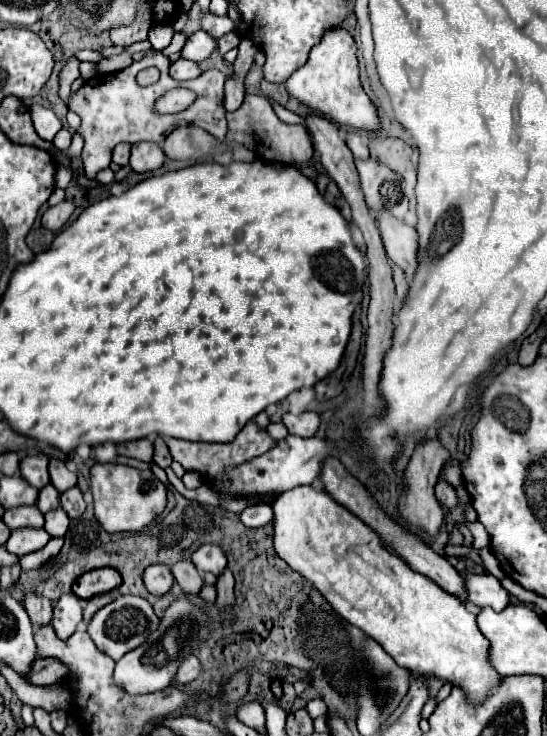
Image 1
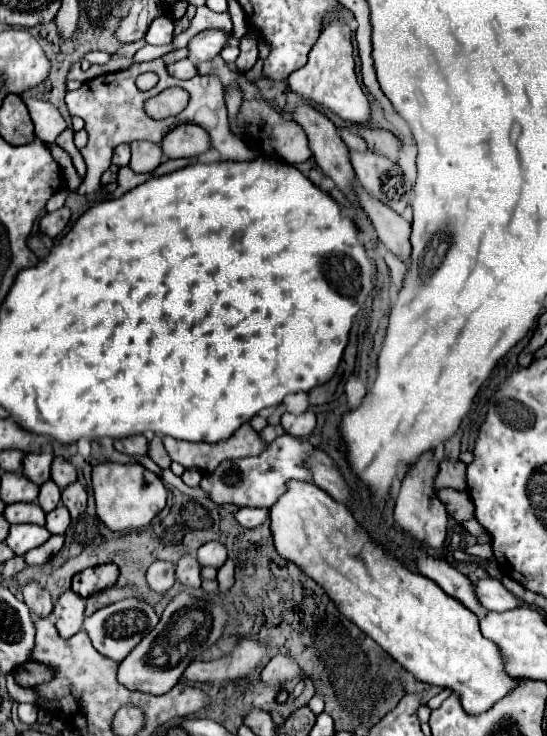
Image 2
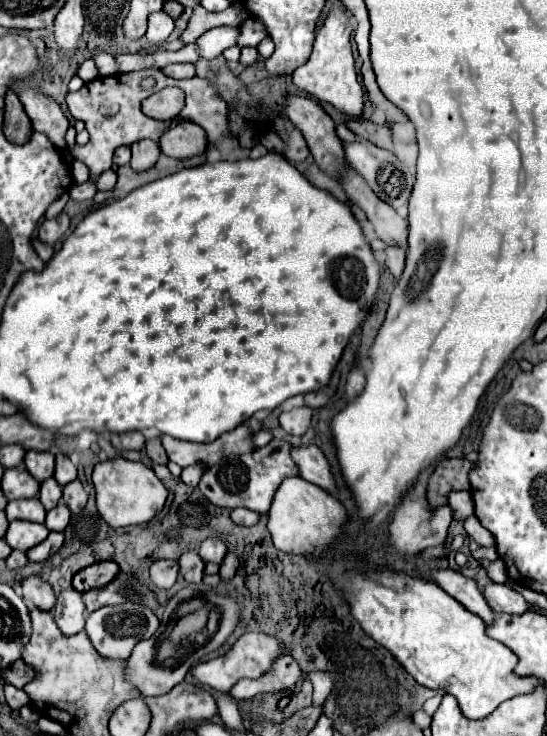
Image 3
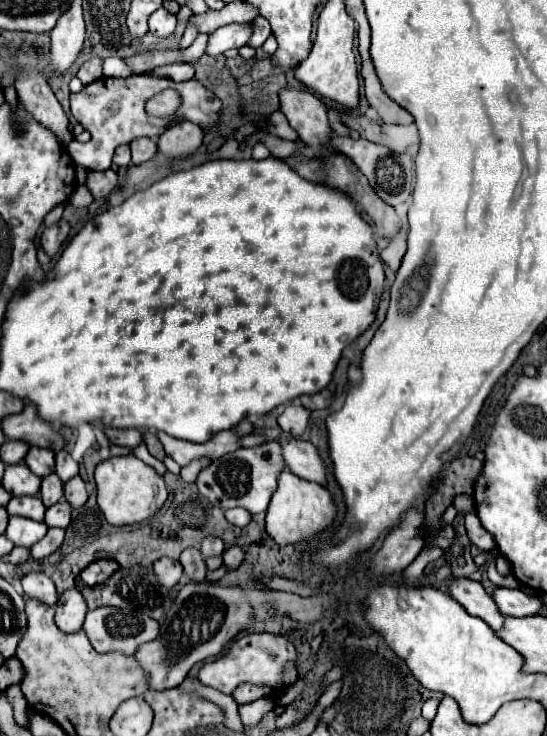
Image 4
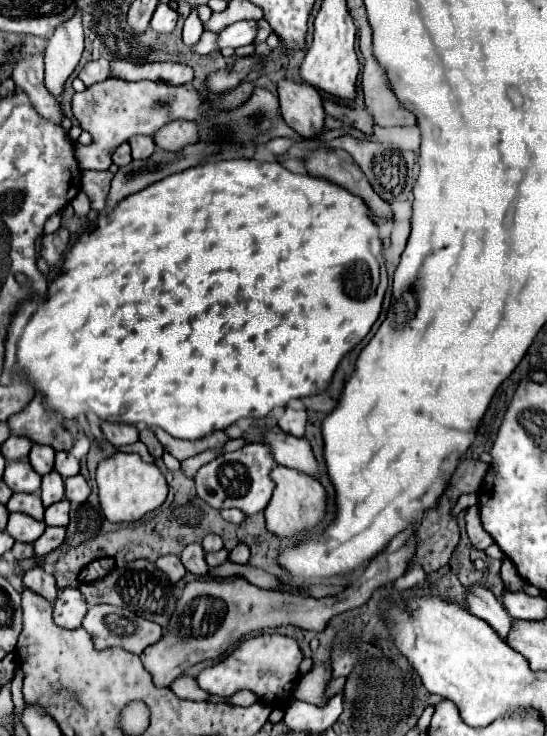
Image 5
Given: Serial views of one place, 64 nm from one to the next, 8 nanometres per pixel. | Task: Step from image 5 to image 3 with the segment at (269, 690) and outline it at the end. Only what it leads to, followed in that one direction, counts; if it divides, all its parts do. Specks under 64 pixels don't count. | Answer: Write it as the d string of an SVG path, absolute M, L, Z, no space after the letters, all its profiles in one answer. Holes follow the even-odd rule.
M248 632L244 636L240 636L236 640L236 644L224 654L224 656L218 656L214 660L208 660L208 662L200 662L192 668L192 676L200 682L200 684L206 684L206 686L212 686L220 692L230 692L230 688L240 680L240 678L260 678L262 674L266 674L270 670L270 666L274 664L274 660L284 654L282 652L282 644L268 636L268 634L260 634L260 632Z

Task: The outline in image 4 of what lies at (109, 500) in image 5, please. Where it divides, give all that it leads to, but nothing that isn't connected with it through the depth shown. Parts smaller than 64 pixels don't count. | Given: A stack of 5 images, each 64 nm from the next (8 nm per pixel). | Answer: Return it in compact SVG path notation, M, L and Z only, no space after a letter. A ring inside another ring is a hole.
M112 456L96 466L94 472L96 488L100 494L100 512L112 526L138 524L154 516L168 498L168 490L164 486L162 476L156 474L154 468L138 460L136 456Z

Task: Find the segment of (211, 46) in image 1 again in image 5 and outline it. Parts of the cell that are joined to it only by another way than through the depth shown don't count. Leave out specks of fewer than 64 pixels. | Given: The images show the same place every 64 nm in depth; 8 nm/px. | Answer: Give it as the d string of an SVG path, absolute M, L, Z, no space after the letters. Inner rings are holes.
M244 20L244 22L236 22L230 24L228 28L218 32L218 40L216 40L216 50L222 48L238 48L238 46L246 46L252 44L256 38L256 20Z

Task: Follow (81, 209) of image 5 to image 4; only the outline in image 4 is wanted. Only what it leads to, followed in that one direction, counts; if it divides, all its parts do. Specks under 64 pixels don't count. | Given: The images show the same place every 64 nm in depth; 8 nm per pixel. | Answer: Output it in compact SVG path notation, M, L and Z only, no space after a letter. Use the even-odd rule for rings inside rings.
M78 186L76 190L74 190L74 194L70 196L70 204L72 206L90 206L92 204L92 194L90 194L90 190L86 188L86 186Z

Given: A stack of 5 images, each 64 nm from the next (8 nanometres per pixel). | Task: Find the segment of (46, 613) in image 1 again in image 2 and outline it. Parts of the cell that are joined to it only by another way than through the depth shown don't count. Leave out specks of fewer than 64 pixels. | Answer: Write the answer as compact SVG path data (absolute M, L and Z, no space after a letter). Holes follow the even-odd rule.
M30 582L22 588L24 604L30 608L34 616L50 616L52 614L52 596L48 590L40 588L36 582Z

